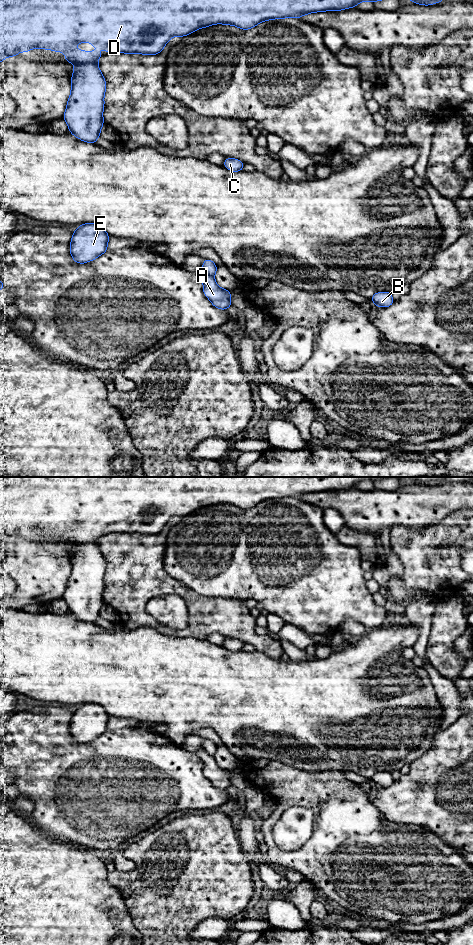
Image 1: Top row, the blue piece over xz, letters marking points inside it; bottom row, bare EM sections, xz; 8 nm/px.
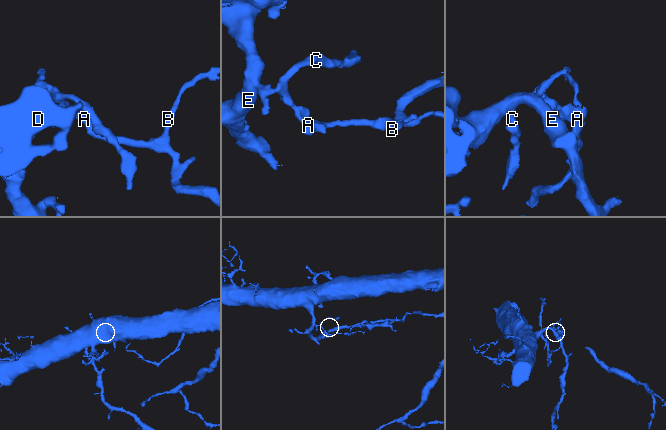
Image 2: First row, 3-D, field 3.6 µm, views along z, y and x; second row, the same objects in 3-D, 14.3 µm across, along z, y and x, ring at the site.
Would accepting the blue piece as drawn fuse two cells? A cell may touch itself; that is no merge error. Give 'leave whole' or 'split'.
split

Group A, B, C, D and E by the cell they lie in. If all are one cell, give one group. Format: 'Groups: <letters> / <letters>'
Groups: A B / C D E

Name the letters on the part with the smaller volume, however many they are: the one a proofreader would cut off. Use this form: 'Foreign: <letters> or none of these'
Foreign: A, B

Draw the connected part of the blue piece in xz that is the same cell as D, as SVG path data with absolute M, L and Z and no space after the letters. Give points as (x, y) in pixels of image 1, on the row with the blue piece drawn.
M0 0L0 62L7 57L17 56L19 52L28 52L31 49L43 48L46 50L54 50L65 53L65 60L74 64L73 75L71 77L71 93L67 102L67 107L63 115L63 119L68 125L69 131L78 139L95 144L100 137L100 131L104 124L103 109L104 109L104 94L106 91L106 81L99 67L98 59L103 55L101 52L94 50L86 52L84 50L75 50L78 43L88 42L95 47L105 49L107 53L127 53L127 54L144 54L155 55L161 53L167 42L174 36L187 36L190 33L214 24L233 25L243 30L248 30L255 27L257 24L272 19L282 18L300 18L303 15L314 12L323 11L340 11L347 8L356 7L358 3L364 1L376 2L380 0Z

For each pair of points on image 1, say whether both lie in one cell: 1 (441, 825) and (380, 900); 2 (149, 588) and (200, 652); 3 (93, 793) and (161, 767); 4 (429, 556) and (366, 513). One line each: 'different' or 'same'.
1: different
2: different
3: same
4: different

